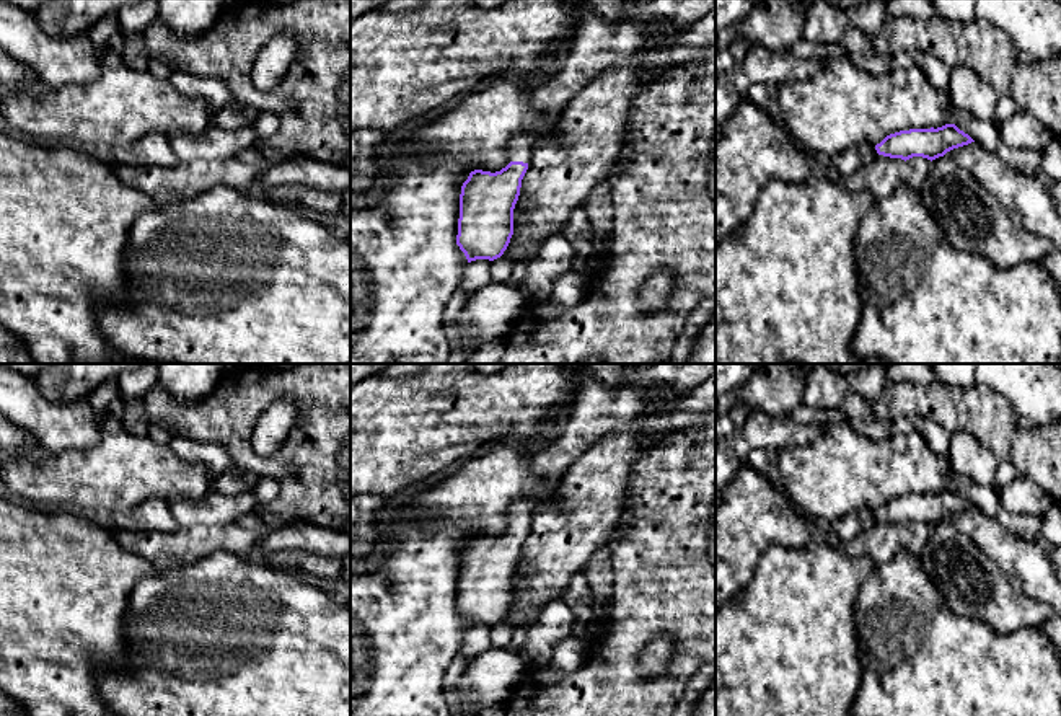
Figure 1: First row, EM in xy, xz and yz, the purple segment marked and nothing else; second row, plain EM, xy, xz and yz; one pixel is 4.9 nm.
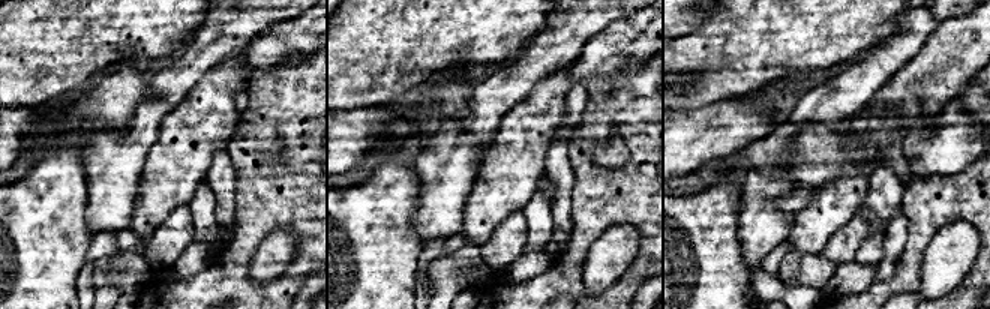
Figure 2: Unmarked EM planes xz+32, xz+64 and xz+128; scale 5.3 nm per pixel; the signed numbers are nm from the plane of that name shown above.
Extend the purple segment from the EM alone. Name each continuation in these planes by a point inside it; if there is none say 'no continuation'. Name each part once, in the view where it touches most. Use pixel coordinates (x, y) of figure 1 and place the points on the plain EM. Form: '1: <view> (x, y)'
1: xz (520, 512)

